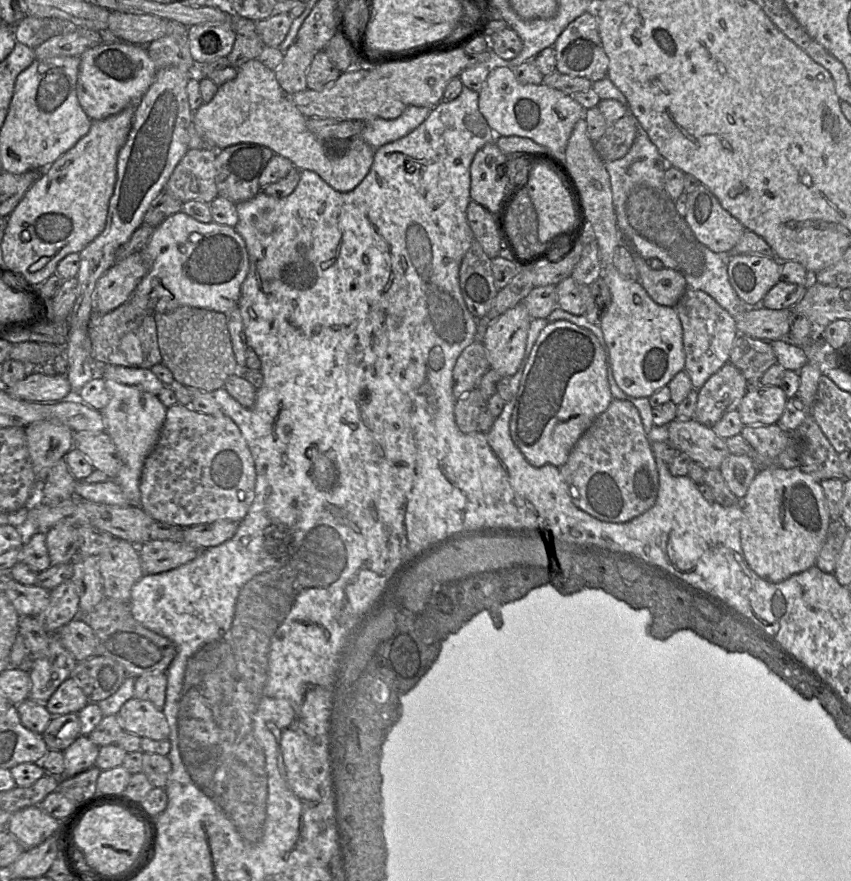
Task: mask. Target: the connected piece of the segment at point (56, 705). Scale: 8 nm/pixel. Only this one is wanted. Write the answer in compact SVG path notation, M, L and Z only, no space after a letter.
M69 677L52 694L45 706L53 717L79 713L88 703L83 690L72 677Z

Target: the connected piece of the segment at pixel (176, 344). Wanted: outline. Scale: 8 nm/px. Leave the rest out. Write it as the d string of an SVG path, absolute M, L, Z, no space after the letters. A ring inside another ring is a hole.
M180 306L153 315L157 342L163 363L172 372L174 381L212 393L223 388L229 376L237 373L237 362L224 313L199 307Z

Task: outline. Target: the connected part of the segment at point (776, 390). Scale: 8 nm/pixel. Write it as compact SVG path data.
M760 385L743 396L737 410L744 426L775 424L782 416L787 400L781 387Z

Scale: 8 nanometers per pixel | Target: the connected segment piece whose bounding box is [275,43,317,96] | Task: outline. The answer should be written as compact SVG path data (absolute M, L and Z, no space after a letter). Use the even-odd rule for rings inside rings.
M296 43L284 52L284 58L275 77L287 95L307 89L306 73L317 52L302 50Z

